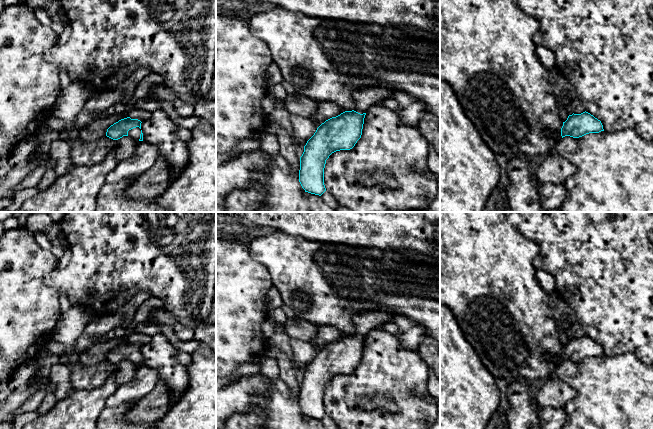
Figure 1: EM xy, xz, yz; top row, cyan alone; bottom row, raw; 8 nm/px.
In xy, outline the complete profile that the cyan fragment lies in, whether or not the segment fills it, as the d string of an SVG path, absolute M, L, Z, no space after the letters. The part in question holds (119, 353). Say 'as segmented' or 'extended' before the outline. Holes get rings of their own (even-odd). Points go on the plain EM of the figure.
extended | M130 341L121 343L107 353L106 360L113 364L129 360L135 365L143 365L141 347L140 344L131 343Z

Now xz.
extended | M384 309L356 313L352 318L355 332L326 344L317 352L300 381L299 406L305 416L321 420L326 415L326 384L336 375L352 373L361 362L367 334L379 324L393 322L395 316Z

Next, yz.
extended | M585 335L581 338L573 337L569 339L559 355L548 354L546 358L557 366L565 360L579 362L589 357L599 357L601 355L604 355L601 345Z

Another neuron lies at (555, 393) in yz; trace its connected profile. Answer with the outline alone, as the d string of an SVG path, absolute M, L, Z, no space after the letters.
M556 375L547 379L535 394L535 400L542 409L564 408L577 396L577 391Z

